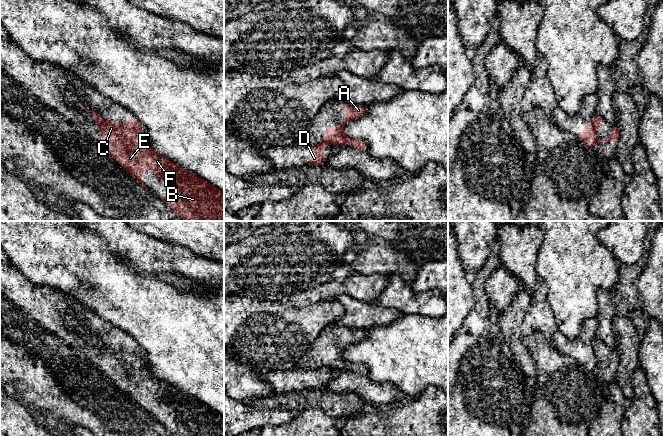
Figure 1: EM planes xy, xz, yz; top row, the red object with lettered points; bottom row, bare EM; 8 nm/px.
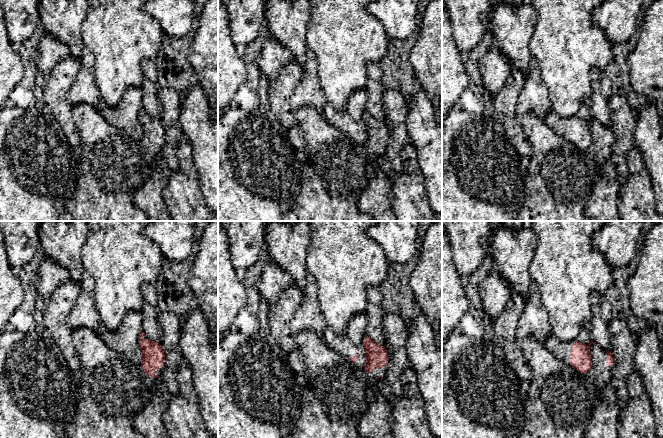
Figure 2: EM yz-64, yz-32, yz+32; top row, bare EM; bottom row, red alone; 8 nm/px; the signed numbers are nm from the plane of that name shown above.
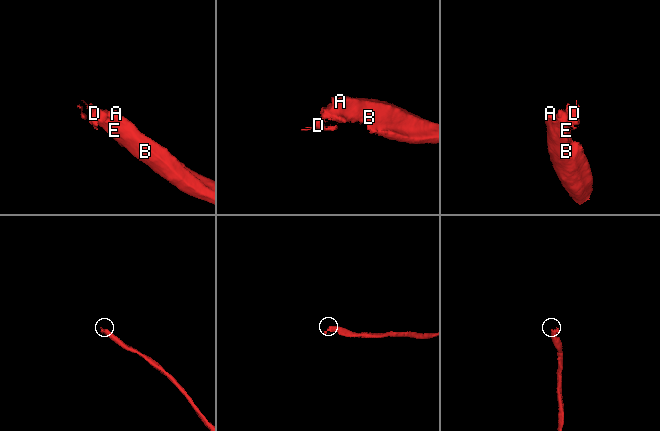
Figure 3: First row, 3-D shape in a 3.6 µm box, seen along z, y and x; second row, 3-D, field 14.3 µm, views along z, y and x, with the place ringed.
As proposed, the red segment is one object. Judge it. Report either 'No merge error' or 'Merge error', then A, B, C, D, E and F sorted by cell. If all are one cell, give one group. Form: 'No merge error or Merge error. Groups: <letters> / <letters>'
Merge error. Groups: A B C E F / D

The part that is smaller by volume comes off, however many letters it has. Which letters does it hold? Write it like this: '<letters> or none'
D

